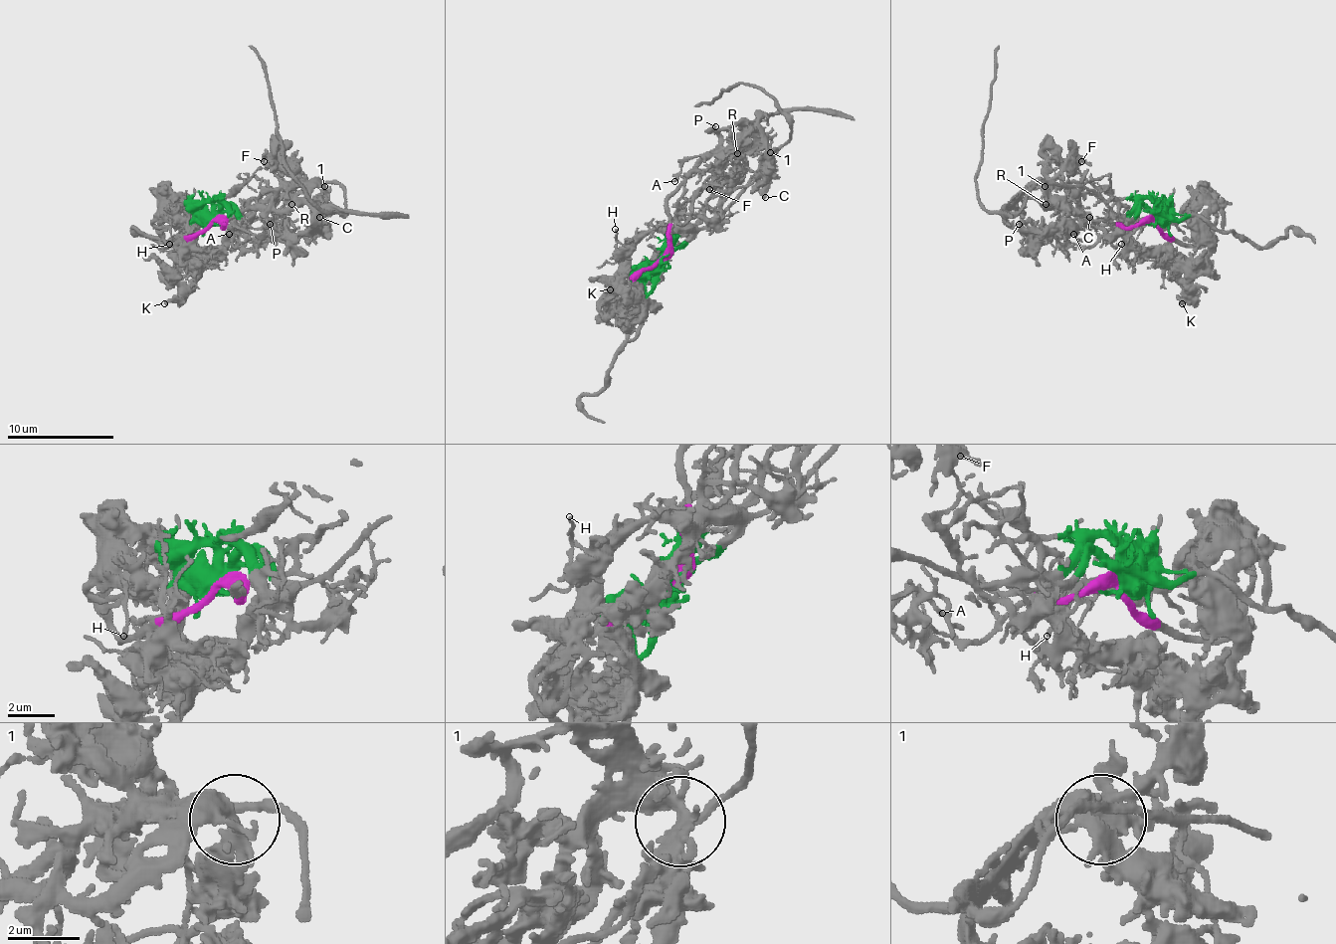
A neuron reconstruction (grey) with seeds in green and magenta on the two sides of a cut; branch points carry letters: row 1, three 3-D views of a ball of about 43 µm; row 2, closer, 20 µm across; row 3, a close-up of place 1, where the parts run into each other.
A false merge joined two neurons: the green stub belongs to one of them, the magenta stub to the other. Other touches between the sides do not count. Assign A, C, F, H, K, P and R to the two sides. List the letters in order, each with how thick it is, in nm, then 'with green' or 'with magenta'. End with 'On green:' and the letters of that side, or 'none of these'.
A: 180 nm | with magenta
C: 400 nm | with magenta
F: 240 nm | with magenta
H: 140 nm | with green
K: 280 nm | with magenta
P: 240 nm | with magenta
R: 240 nm | with magenta
On green: H

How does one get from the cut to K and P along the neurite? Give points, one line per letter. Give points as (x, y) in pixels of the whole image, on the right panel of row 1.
K: (1152, 221), (1165, 234), (1208, 253), (1189, 277), (1181, 303)
P: (1152, 221), (1138, 226), (1090, 223), (1063, 210), (1045, 207), (1037, 199), (1026, 202), (1023, 218), (1018, 223)

